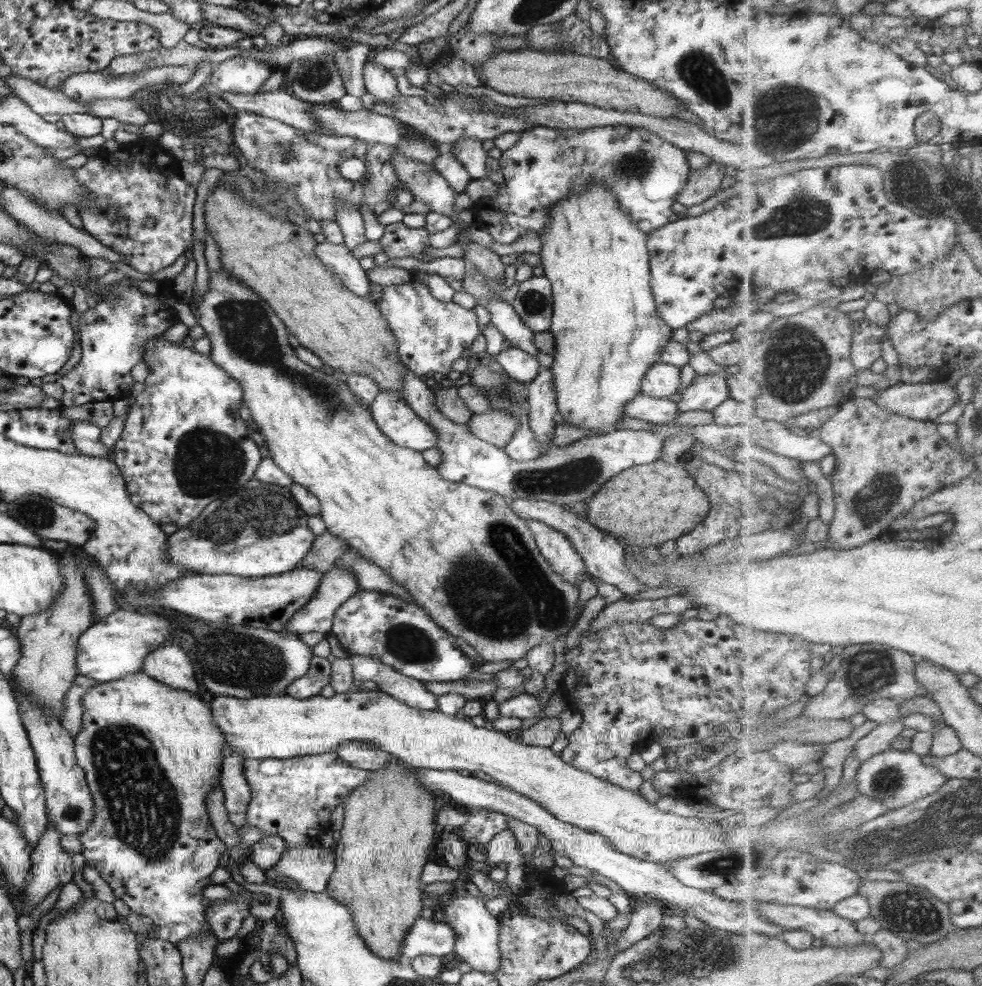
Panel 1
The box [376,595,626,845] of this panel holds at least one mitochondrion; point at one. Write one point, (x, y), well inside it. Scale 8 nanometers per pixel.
(409, 643)

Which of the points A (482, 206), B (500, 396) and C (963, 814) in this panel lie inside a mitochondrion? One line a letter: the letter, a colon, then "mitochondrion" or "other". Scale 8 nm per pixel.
A: other
B: mitochondrion
C: mitochondrion

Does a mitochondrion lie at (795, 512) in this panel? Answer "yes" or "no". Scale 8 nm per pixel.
no

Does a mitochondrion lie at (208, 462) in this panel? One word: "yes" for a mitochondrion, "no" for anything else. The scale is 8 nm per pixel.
yes

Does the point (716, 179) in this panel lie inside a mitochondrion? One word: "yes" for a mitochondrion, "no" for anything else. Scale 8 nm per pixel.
no

